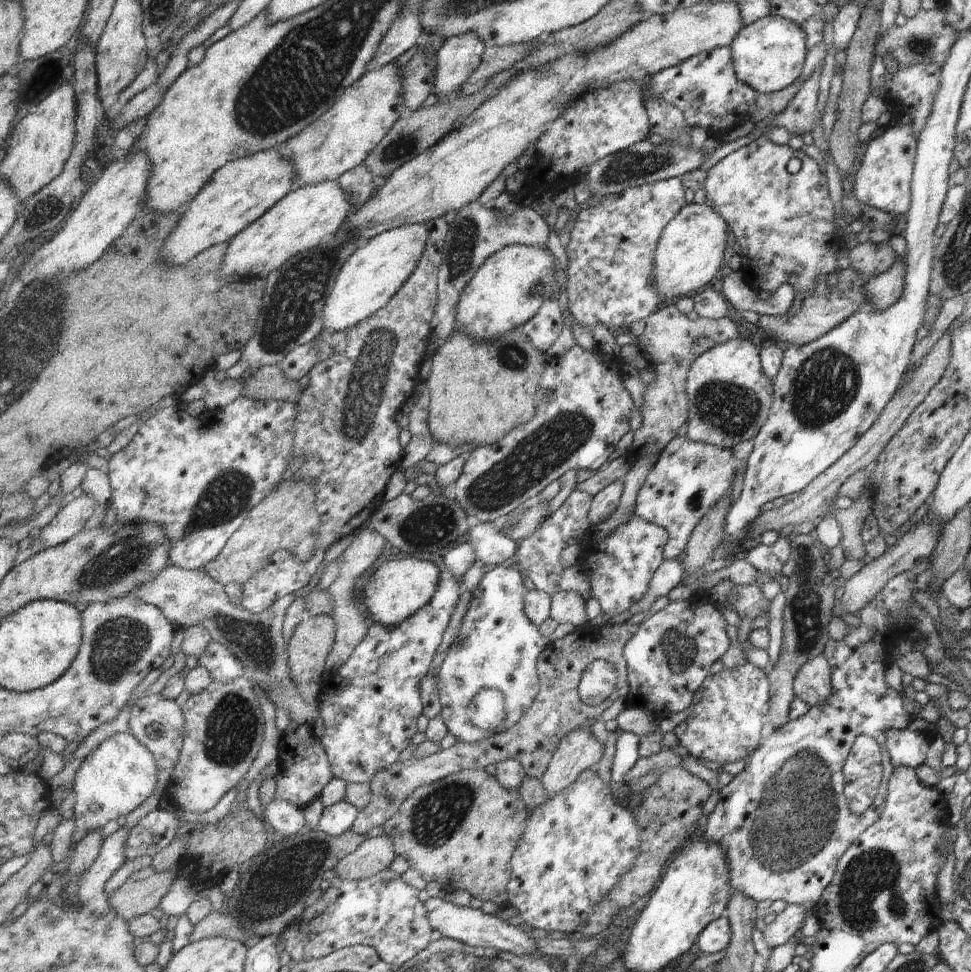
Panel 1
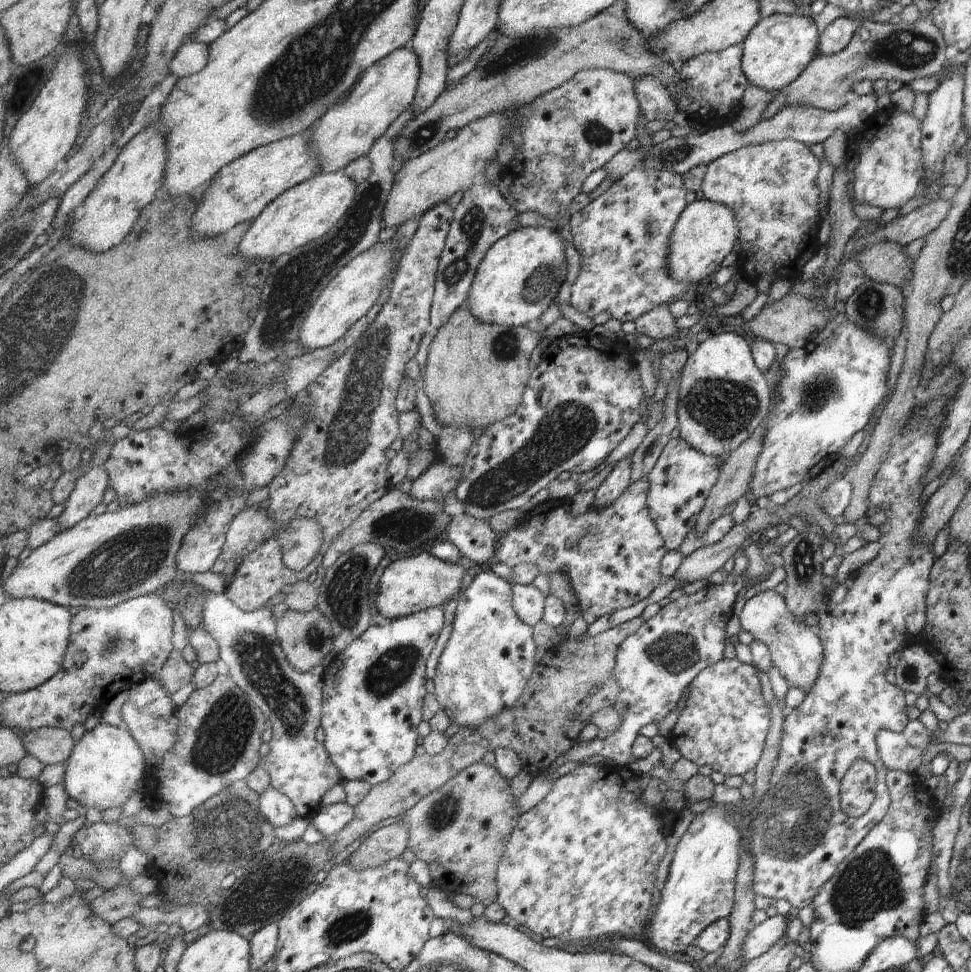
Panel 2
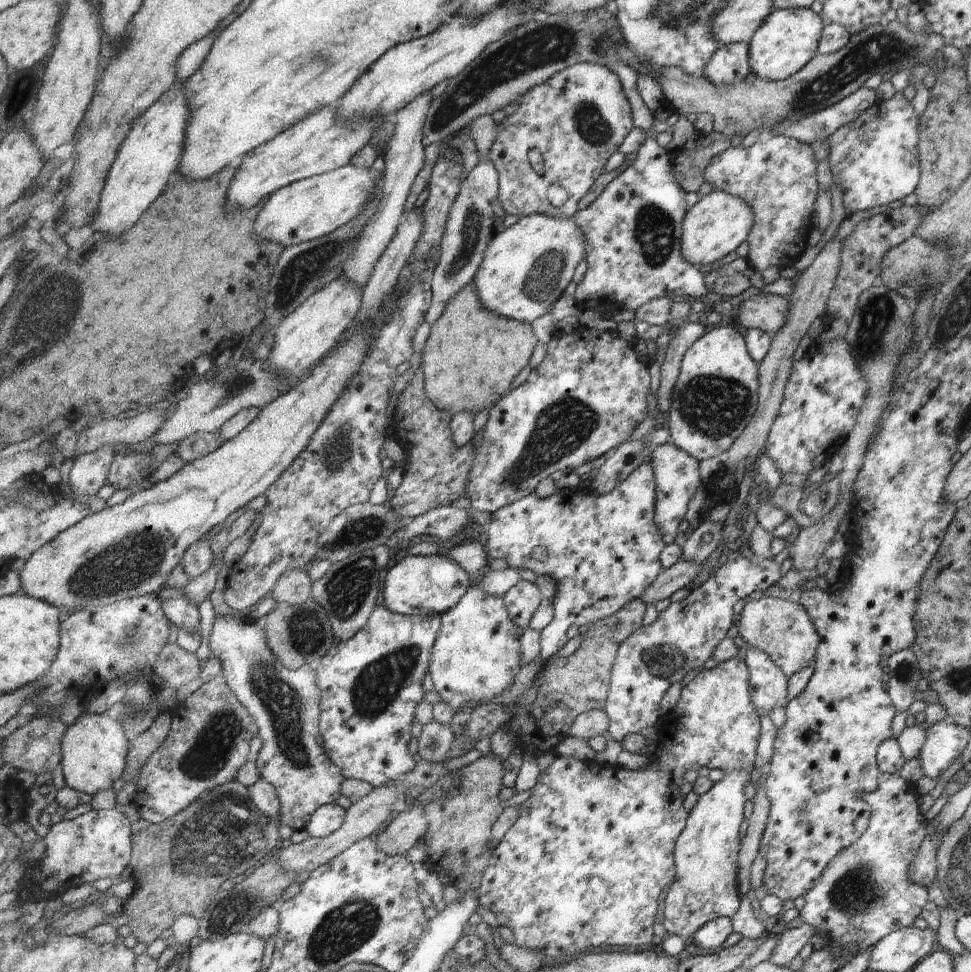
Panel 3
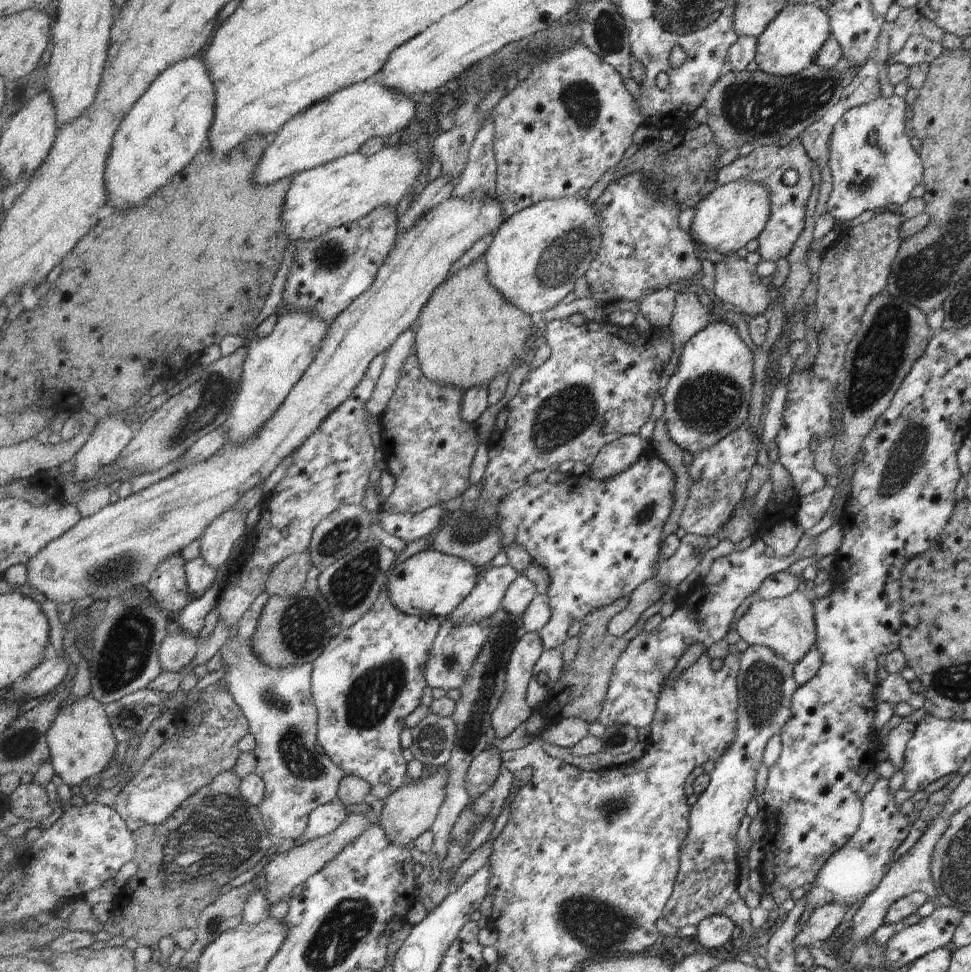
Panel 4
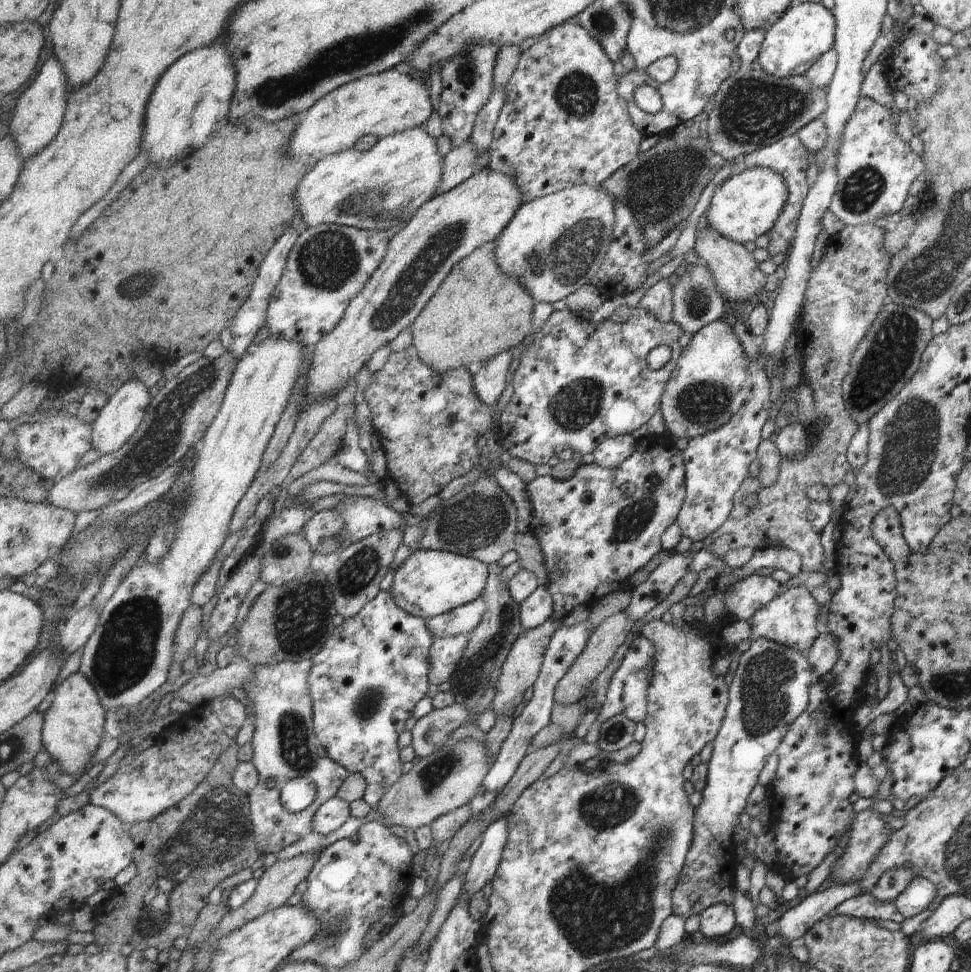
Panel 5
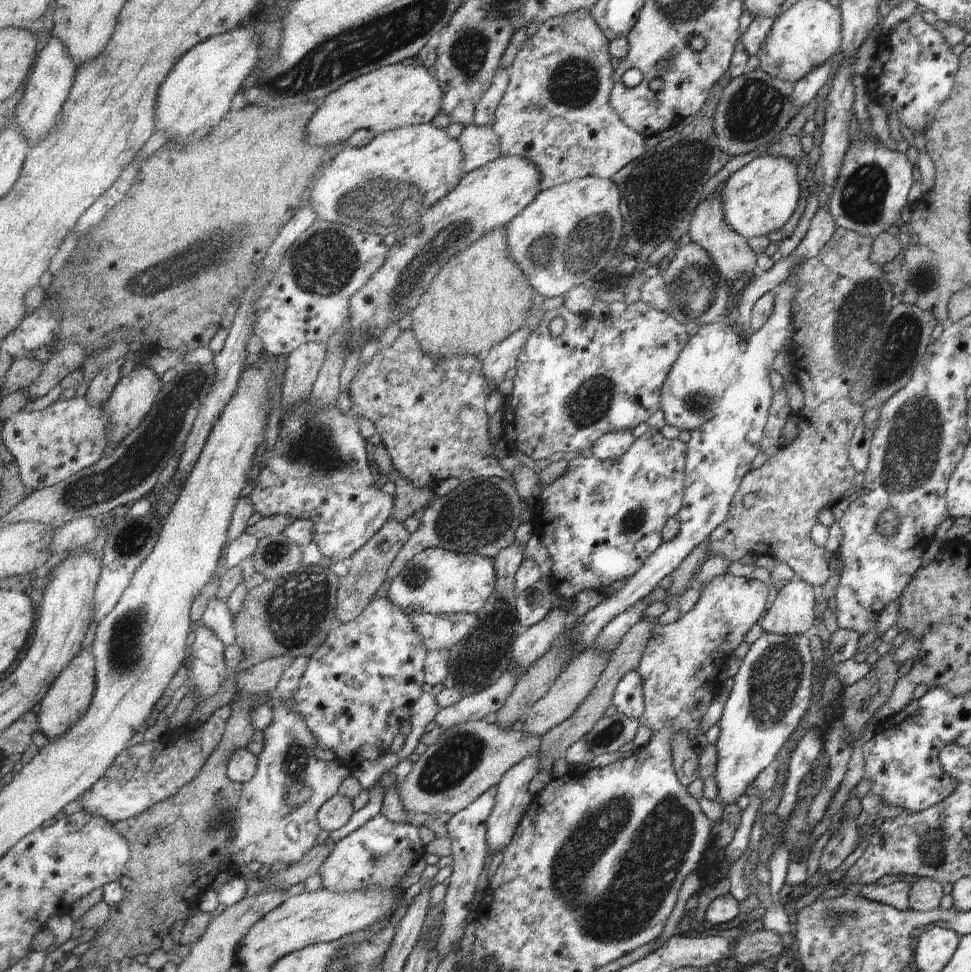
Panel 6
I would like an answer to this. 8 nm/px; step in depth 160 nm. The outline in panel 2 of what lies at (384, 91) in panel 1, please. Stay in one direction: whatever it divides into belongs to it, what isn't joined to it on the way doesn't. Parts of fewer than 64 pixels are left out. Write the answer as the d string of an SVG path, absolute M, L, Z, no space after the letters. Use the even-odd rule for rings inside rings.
M409 47L397 49L363 72L354 90L326 111L313 126L310 148L318 155L322 172L344 170L358 158L368 156L376 140L413 106L420 74L420 57Z

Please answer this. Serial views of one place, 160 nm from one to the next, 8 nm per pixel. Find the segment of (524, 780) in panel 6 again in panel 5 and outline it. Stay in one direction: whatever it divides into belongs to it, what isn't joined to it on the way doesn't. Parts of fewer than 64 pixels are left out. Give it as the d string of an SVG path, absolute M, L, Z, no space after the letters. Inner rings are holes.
M508 814L491 824L482 834L482 841L471 858L471 866L464 875L462 894L471 900L497 874L503 851L509 838Z

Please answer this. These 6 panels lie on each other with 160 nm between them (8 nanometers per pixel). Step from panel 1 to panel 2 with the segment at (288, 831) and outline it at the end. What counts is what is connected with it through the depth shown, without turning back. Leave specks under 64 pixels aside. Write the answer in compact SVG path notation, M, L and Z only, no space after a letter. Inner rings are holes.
M275 787L267 789L260 796L260 809L275 827L294 827L298 812L294 802Z

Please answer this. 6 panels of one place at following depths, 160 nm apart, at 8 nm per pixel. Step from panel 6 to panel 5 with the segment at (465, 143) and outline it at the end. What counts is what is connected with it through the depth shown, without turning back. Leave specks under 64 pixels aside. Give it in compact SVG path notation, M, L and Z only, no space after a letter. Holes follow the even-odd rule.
M469 142L460 149L450 151L444 158L444 171L440 185L436 188L434 196L438 197L451 190L461 186L466 180L469 180L477 168L487 167L490 161L490 154L479 155Z

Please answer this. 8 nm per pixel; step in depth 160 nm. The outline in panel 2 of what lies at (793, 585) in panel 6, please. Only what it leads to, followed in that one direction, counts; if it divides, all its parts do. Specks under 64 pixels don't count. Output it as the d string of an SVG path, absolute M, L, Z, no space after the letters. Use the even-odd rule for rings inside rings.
M766 586L764 591L760 591L759 587L756 592L748 595L739 612L739 622L740 628L768 648L771 662L777 667L786 685L807 693L818 677L822 661L822 644L814 628L795 623L782 596Z

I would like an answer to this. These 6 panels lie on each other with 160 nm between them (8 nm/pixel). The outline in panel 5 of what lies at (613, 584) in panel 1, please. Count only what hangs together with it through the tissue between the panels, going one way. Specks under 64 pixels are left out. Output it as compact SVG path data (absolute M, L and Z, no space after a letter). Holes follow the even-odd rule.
M666 435L657 437L647 437L639 441L637 450L623 463L620 467L606 469L600 467L596 462L589 465L581 465L581 468L575 473L573 478L569 480L557 480L550 475L537 477L531 484L528 484L528 493L533 509L533 535L537 538L540 548L543 552L543 560L547 568L548 589L553 594L553 602L555 602L555 609L552 612L552 621L556 626L563 627L564 618L573 612L575 608L581 605L591 604L593 597L606 590L607 584L611 582L629 582L635 572L639 572L643 566L647 566L655 554L660 554L663 550L662 539L664 532L668 530L672 524L678 522L681 508L684 507L686 499L686 466L684 462L684 451L676 448L672 442L667 440Z

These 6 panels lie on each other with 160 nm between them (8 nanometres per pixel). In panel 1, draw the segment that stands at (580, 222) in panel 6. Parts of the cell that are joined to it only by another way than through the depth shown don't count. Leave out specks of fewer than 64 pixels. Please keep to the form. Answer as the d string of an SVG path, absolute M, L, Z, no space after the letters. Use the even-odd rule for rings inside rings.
M509 245L492 254L462 292L457 304L456 330L475 341L487 341L517 331L527 324L539 312L545 300L553 296L555 259L549 249L527 245Z

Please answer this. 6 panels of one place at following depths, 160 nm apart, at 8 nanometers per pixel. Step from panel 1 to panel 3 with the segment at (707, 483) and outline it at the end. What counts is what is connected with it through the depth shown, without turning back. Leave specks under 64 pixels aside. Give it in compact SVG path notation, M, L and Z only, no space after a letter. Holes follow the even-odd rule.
M669 441L663 445L657 445L651 451L651 463L655 469L658 488L656 523L664 536L664 542L670 545L677 540L679 526L687 516L687 506L703 482L699 474L699 461Z

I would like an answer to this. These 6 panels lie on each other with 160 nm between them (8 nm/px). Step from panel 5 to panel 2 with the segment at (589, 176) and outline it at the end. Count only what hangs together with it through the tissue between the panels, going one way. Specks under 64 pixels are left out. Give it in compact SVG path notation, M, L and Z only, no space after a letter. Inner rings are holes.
M609 69L578 72L569 82L536 98L532 106L532 114L519 128L523 143L515 150L513 161L504 168L497 185L505 200L516 211L537 211L554 220L559 229L565 224L569 225L571 215L568 208L573 199L581 194L581 186L585 184L585 180L624 151L631 140L636 140L643 109L637 98L632 76Z

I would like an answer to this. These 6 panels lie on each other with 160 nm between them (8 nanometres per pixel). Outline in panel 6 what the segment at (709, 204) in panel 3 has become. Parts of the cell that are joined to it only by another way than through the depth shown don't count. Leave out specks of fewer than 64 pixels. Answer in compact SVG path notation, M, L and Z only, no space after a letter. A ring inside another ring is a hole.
M771 155L755 157L738 171L731 173L715 190L720 197L724 221L733 232L745 239L779 231L795 210L799 198L797 182L793 161Z

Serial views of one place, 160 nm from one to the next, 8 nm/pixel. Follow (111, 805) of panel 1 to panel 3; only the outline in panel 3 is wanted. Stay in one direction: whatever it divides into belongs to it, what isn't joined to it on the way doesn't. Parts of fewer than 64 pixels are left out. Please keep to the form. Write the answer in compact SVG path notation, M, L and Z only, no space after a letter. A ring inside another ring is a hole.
M84 712L74 725L67 727L67 732L65 733L64 740L62 741L62 752L64 759L62 760L61 769L64 772L66 783L68 786L79 794L90 794L92 797L100 793L101 791L108 791L111 789L117 789L122 784L122 779L128 768L128 754L130 751L130 740L127 737L125 727L118 721L110 718L106 713L103 714L91 714Z

